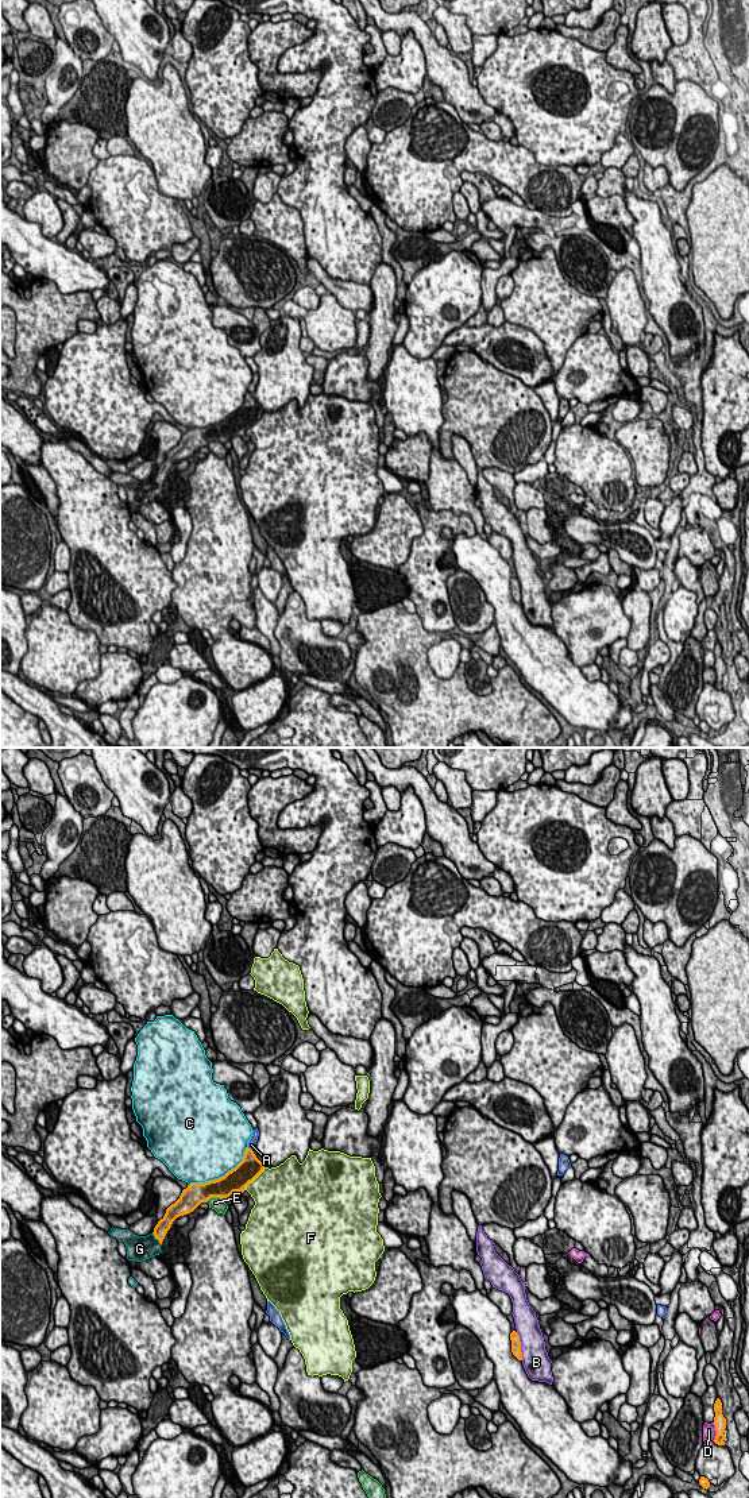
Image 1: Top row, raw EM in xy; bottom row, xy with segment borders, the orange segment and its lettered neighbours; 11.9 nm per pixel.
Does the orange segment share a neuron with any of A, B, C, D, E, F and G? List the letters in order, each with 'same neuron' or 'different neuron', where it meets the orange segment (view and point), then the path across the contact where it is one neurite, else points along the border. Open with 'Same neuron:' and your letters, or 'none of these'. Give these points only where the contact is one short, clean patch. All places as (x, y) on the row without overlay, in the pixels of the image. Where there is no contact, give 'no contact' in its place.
Same neuron: G
A: different neuron | xy (250, 393)
B: different neuron | xy (520, 590)
C: different neuron | xy (222, 421)
D: different neuron | xy (717, 676)
E: different neuron | xy (213, 440)
F: different neuron | xy (254, 423)
G: same neuron | xy (155, 482) | across xy (163, 468), (155, 482), (146, 491), (139, 493)

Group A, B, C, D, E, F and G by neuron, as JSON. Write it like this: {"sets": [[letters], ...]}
{"sets": [["A"], ["B"], ["C"], ["D"], ["E"], ["F"], ["G"]]}

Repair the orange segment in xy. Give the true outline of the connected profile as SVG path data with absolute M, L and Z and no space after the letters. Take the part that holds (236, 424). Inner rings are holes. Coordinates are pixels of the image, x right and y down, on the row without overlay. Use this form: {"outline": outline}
{"outline": "M246 393L243 405L224 421L205 428L190 428L182 435L179 443L171 448L165 460L158 466L154 476L147 480L138 480L130 474L111 472L111 480L123 486L127 493L127 503L142 506L161 497L161 489L170 474L173 466L184 459L193 456L201 447L211 441L225 444L233 436L243 437L246 431L252 426L265 413L251 393Z"}

